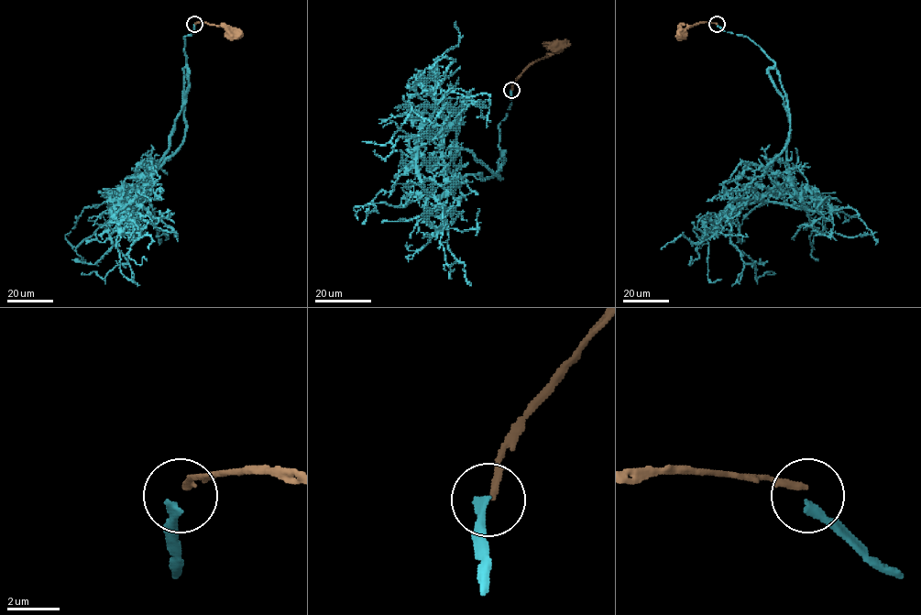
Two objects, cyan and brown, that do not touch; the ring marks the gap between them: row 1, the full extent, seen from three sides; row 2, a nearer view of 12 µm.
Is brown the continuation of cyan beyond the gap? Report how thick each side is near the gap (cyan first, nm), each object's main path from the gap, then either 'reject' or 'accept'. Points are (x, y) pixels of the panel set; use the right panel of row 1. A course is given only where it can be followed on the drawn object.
320/240 nm | cyan via (717, 25), (774, 62), (788, 105), (786, 146), (729, 214), (740, 258), (755, 278), (766, 272) | brown via (717, 24), (701, 22), (688, 27), (682, 34) | reject

